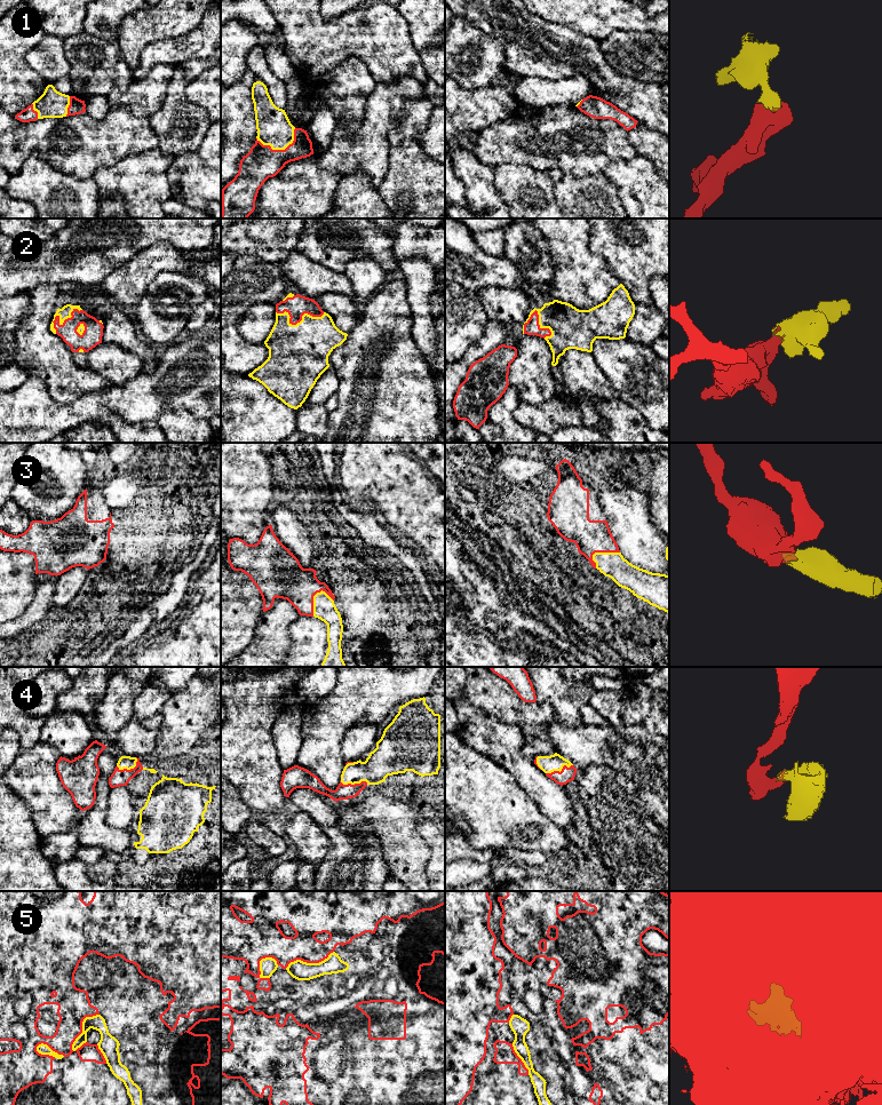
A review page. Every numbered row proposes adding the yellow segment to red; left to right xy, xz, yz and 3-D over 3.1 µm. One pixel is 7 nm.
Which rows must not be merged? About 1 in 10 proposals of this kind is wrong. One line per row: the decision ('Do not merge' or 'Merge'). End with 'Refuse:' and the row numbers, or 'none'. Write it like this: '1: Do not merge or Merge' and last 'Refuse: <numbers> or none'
1: Merge
2: Merge
3: Merge
4: Merge
5: Merge
Refuse: none

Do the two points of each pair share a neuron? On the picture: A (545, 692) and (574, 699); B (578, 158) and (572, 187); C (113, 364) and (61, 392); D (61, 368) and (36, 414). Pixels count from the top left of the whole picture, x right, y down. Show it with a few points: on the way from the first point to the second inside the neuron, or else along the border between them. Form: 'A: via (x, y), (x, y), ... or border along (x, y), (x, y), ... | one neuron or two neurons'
A: via (551, 692), (559, 692), (567, 698) | one neuron
B: border along (601, 172), (583, 176), (564, 174) | two neurons
C: border along (88, 367), (111, 383) | two neurons
D: border along (29, 375), (39, 378), (56, 402), (72, 403) | two neurons

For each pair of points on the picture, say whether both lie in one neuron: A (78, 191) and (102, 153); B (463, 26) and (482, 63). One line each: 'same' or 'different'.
A: different
B: same

